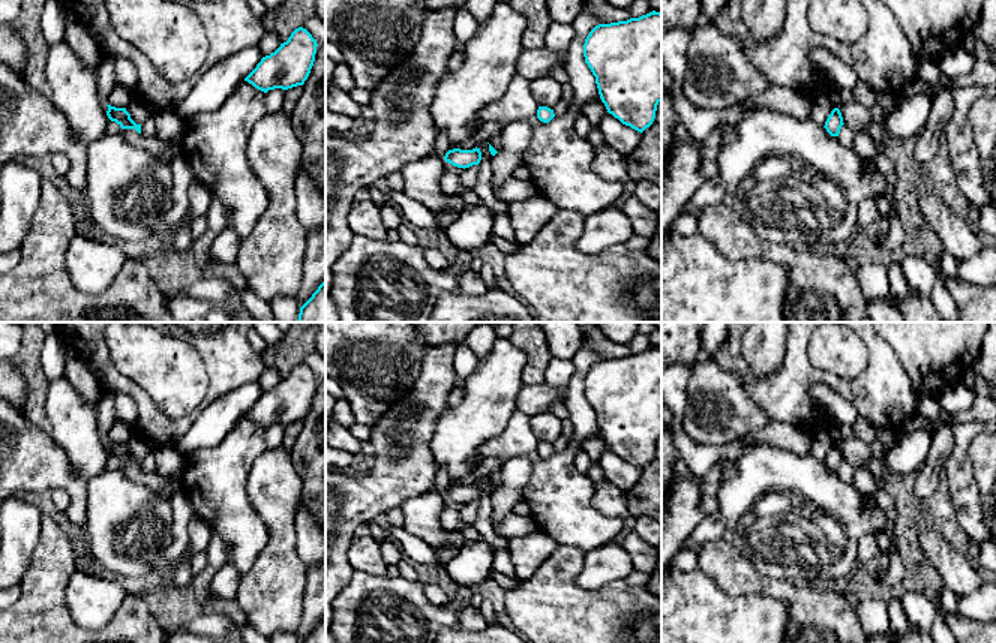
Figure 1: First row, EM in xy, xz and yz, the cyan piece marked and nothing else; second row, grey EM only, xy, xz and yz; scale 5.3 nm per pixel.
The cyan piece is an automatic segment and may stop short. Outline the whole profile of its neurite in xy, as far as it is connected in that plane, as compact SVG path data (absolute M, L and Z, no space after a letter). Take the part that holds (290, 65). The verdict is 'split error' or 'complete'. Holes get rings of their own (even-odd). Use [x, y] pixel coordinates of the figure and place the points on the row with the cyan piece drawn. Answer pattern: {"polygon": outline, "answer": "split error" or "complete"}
{"polygon": "M298 27L274 52L262 57L244 81L264 93L303 85L314 66L316 46L312 34Z", "answer": "complete"}

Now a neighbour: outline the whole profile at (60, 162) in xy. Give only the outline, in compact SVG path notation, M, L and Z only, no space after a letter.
M54 153L51 157L52 157L54 174L64 177L70 166L69 157L63 153Z

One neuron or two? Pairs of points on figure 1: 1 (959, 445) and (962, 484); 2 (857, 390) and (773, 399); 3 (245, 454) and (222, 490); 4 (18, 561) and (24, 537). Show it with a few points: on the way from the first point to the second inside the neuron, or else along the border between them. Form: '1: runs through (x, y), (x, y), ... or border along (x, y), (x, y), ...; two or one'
1: runs through (959, 454), (959, 475); one
2: runs through (836, 382), (828, 378), (797, 378), (794, 381); one
3: runs through (236, 463), (222, 477), (222, 481); one
4: runs through (18, 555), (18, 543); one

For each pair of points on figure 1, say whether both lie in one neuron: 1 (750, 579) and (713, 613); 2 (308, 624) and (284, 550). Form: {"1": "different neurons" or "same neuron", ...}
{"1": "different neurons", "2": "different neurons"}

